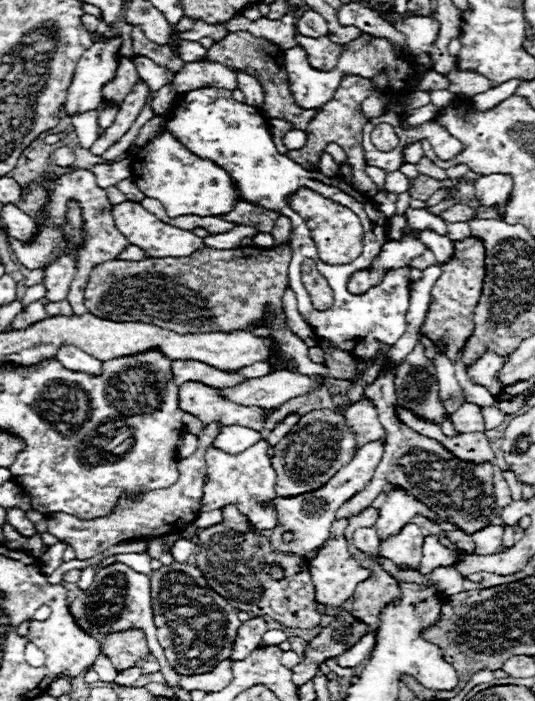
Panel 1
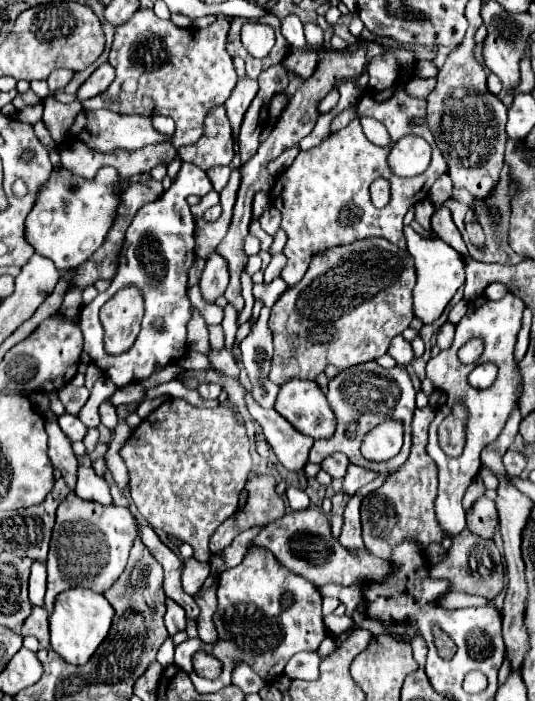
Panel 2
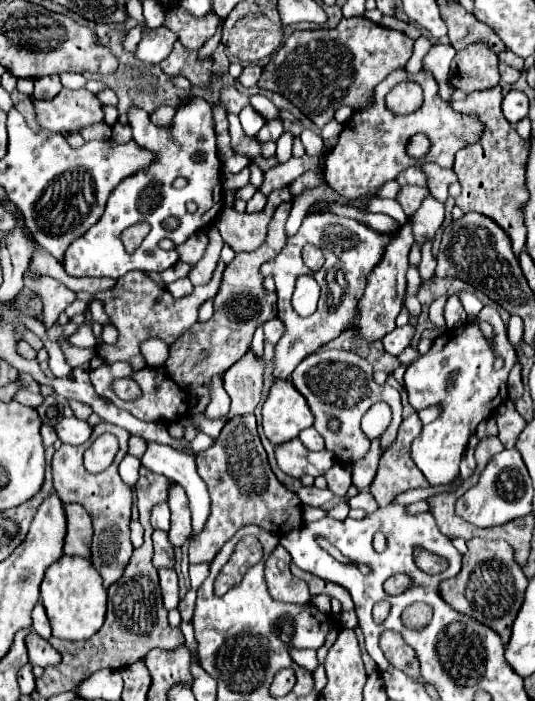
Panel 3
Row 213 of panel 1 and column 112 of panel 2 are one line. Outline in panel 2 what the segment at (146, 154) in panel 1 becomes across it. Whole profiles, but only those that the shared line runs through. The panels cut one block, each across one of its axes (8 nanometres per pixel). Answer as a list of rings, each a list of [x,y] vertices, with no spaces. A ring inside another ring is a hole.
[[[104,166],[88,180],[66,168],[52,170],[30,210],[30,218],[26,218],[26,240],[38,254],[50,258],[58,270],[80,266],[102,246],[110,226],[114,226],[120,196],[128,188],[128,182],[130,180],[120,178],[112,166]]]

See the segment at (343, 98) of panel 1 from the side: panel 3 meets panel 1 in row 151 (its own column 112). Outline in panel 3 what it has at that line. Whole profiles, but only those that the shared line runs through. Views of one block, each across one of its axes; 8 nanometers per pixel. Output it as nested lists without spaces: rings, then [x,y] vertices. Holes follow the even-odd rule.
[[[219,260],[210,282],[202,286],[194,286],[194,292],[180,300],[172,298],[172,294],[166,288],[150,280],[144,272],[134,270],[122,276],[110,292],[96,294],[96,298],[104,302],[104,310],[110,316],[110,322],[118,330],[116,344],[100,344],[96,348],[96,356],[108,364],[120,360],[120,362],[128,362],[134,370],[142,370],[146,366],[146,358],[140,352],[140,344],[150,338],[160,338],[170,346],[176,338],[180,338],[198,320],[198,306],[210,300],[218,292],[224,269],[224,262]]]

